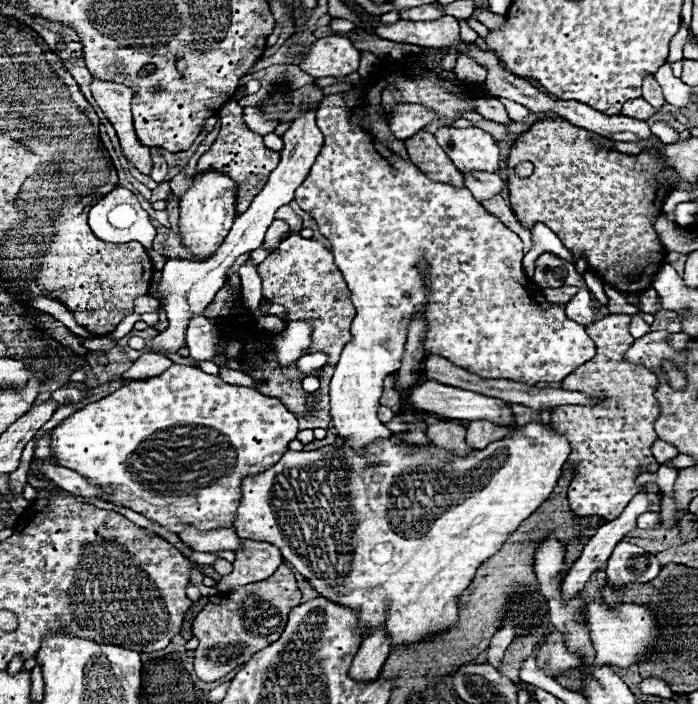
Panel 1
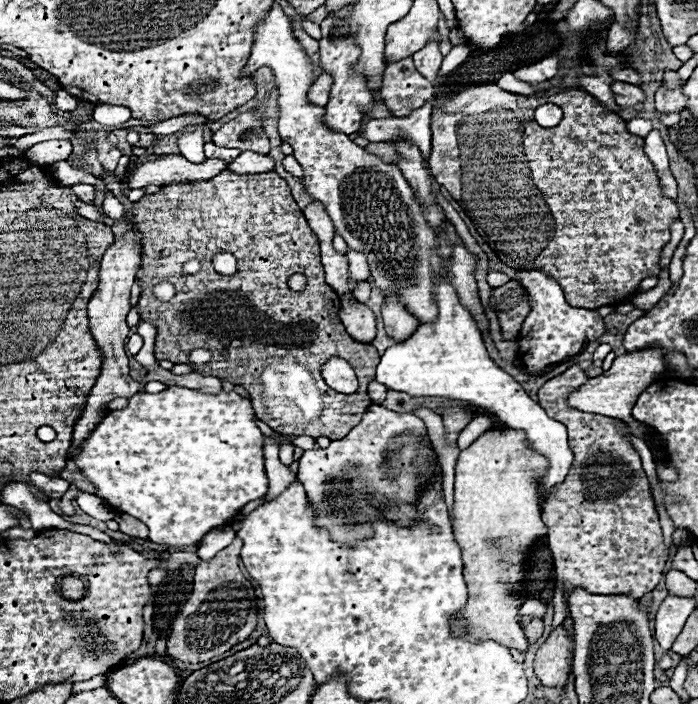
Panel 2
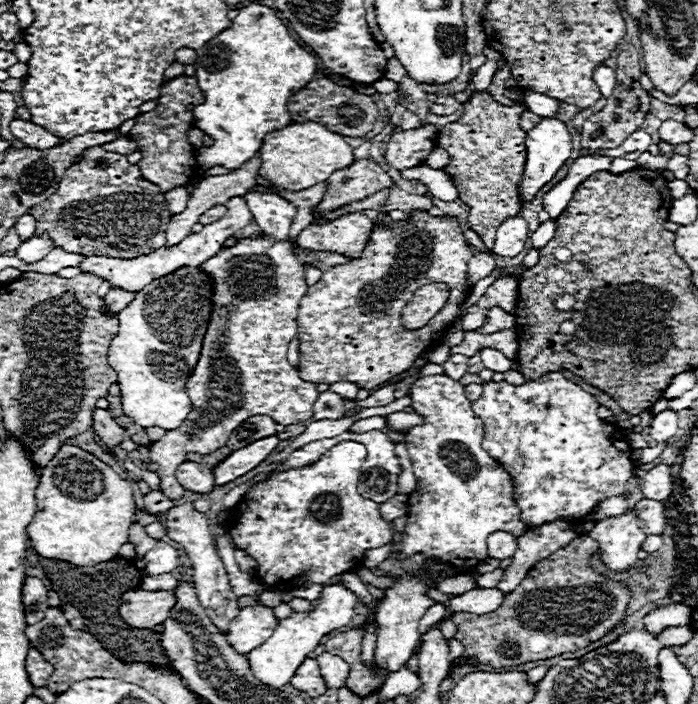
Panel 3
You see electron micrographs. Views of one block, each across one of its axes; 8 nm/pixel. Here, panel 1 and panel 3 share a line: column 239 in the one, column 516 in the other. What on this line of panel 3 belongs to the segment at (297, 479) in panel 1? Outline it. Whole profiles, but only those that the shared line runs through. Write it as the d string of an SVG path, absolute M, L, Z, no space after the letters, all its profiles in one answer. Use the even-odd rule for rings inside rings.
M446 374L438 376L422 376L410 386L412 410L424 418L424 424L412 426L406 432L406 446L410 454L410 462L418 480L418 488L408 498L408 524L404 534L400 534L400 556L408 558L414 552L420 554L436 554L444 560L484 560L486 554L486 538L492 532L506 530L514 536L522 536L528 528L520 522L520 512L514 506L514 486L510 474L496 462L484 448L484 424L472 412L472 404L464 394L464 386Z

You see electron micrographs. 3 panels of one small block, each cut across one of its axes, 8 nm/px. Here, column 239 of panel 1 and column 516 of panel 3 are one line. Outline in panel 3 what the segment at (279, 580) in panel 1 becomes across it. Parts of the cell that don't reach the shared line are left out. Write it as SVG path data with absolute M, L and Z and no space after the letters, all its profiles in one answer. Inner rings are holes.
M578 536L566 548L540 560L520 586L506 594L498 610L480 616L454 612L452 620L458 628L454 638L466 648L462 662L472 658L480 664L504 670L554 658L564 652L576 652L610 634L626 612L630 590L626 584L610 580L590 566L596 548L596 540Z

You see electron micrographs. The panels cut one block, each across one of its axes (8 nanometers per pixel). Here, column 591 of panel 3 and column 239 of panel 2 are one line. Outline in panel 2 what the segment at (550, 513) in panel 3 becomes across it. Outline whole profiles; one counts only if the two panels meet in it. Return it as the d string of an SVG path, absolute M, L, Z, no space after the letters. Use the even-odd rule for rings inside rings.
M168 386L166 390L162 390L158 394L138 392L132 398L128 398L126 408L110 410L108 416L80 444L80 448L76 450L76 456L72 460L78 466L78 470L88 478L88 482L92 482L96 486L98 492L94 496L106 500L106 504L114 510L120 510L122 514L130 514L130 516L142 520L150 530L152 542L166 544L166 546L186 546L186 544L198 544L208 532L212 532L216 528L230 526L230 522L242 510L242 506L246 506L252 500L262 498L268 492L268 480L266 480L266 472L264 472L264 452L262 450L264 450L264 434L260 432L260 428L256 424L256 414L254 414L250 398L242 398L234 390L232 392L220 390L218 394L204 394L204 392L198 392L192 388L184 388L184 386Z

